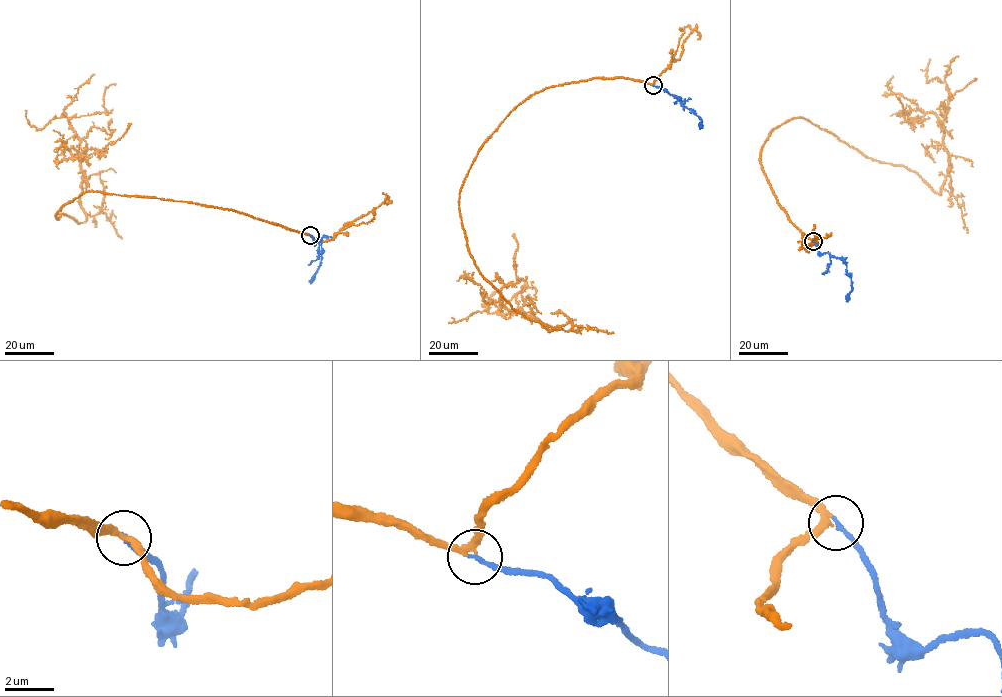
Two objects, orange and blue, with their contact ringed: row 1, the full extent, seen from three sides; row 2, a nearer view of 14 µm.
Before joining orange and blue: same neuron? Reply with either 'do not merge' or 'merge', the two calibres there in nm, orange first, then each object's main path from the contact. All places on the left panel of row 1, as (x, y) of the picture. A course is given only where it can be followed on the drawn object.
merge; 220 nm thick on the orange side, 180 nm on the other; orange runs (310, 235), (91, 190), (57, 218), (86, 220), (70, 148), (79, 160), (100, 155), (131, 123); blue runs (310, 235), (315, 242), (320, 239), (323, 250), (320, 265), (310, 283)

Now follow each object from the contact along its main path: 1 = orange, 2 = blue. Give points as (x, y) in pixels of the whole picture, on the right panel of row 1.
1: (813, 242), (760, 164), (769, 134), (808, 119), (939, 195), (943, 125), (906, 120), (898, 97)
2: (813, 241), (821, 253), (828, 253), (846, 262), (852, 289), (845, 301)

